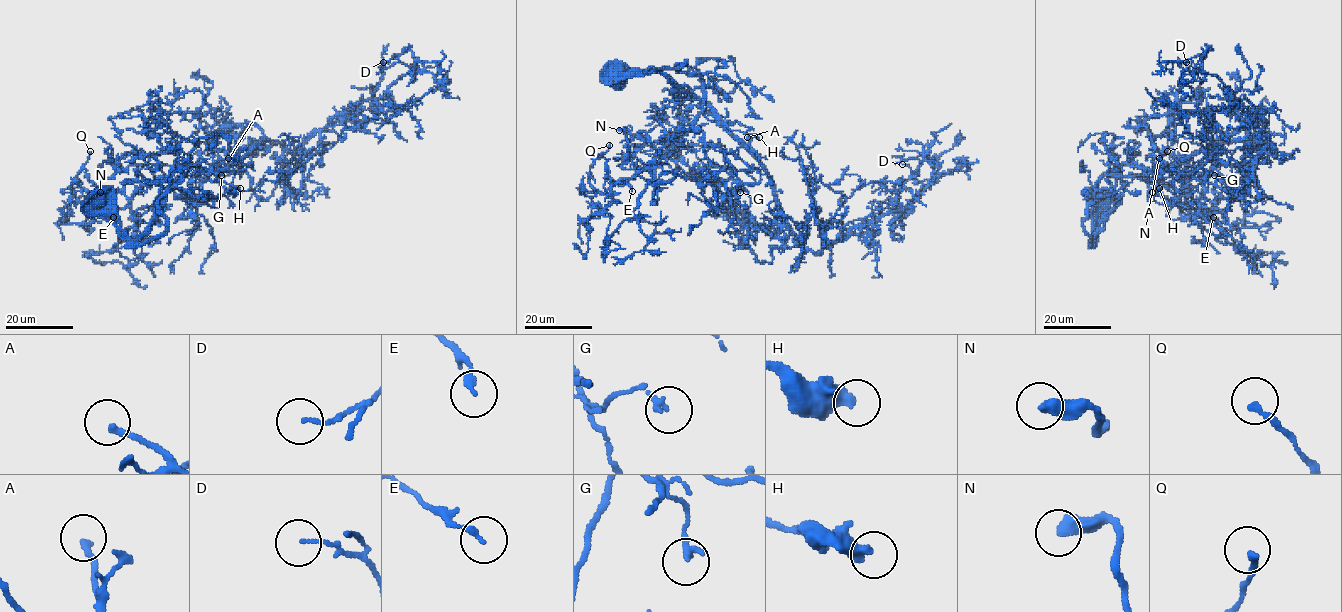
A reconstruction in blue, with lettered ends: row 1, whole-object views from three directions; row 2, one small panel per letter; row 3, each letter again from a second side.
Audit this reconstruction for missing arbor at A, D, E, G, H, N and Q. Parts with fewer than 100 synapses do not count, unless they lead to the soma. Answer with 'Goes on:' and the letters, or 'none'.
Goes on: none

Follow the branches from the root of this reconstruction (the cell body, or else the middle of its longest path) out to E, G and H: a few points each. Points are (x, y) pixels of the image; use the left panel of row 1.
E: (99, 199), (147, 243), (166, 229), (159, 200), (184, 176), (143, 184), (113, 217)
G: (99, 199), (147, 243), (165, 231), (159, 200), (182, 175), (185, 199), (198, 173), (221, 175)
H: (99, 199), (134, 241), (161, 208), (169, 177), (183, 165), (198, 167), (212, 181), (240, 188)

